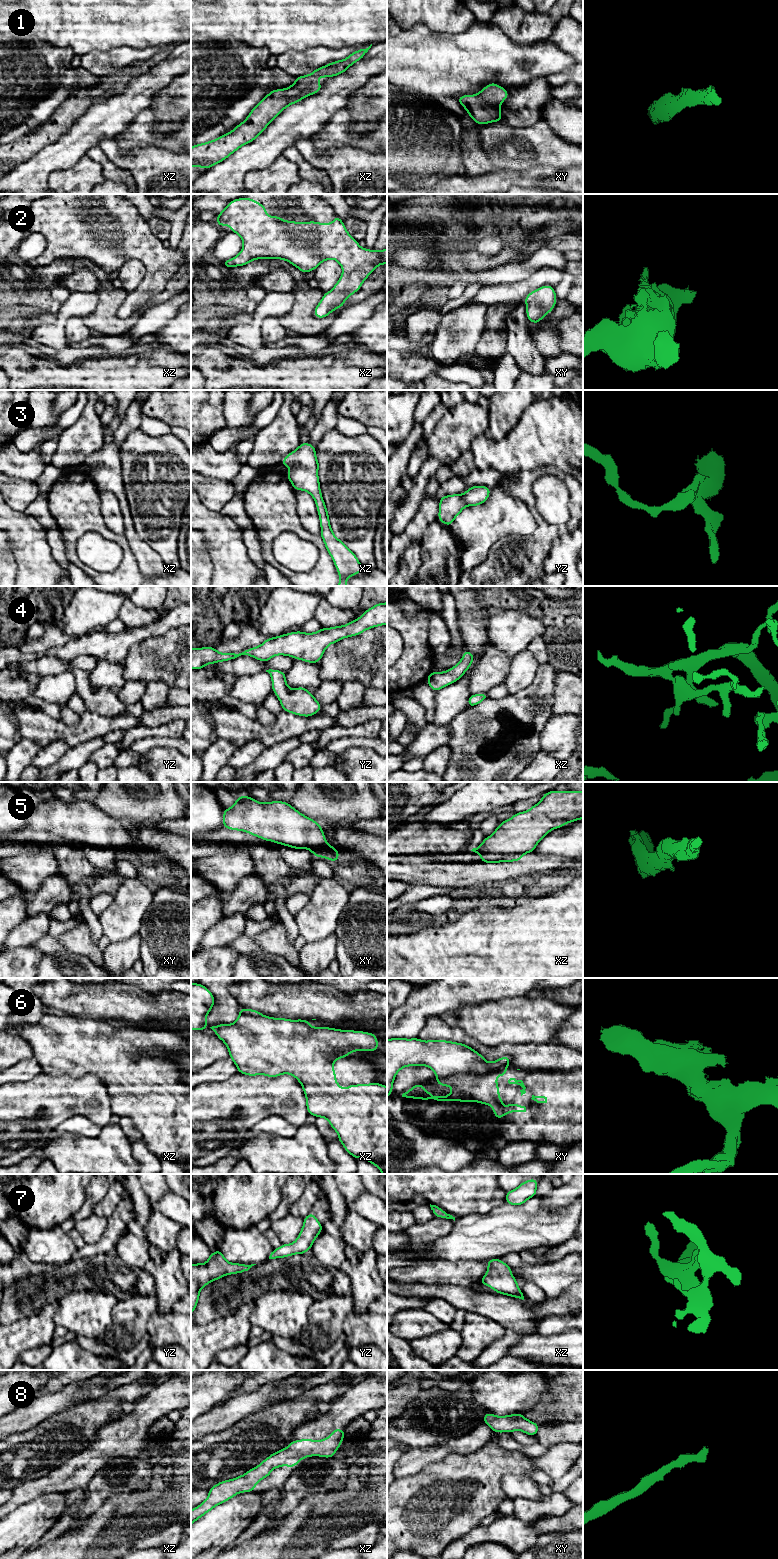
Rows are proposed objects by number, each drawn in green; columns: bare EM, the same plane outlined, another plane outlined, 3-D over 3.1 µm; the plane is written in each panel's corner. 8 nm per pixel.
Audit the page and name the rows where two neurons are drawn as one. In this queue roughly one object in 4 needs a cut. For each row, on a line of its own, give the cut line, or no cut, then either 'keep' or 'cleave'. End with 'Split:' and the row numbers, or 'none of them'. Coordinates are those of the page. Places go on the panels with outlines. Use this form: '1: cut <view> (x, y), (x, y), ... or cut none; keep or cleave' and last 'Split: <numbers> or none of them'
1: cut none; keep
2: cut none; keep
3: cut none; keep
4: cut none; keep
5: cut none; keep
6: cut xy (507, 1065), (483, 1074), (458, 1073), (442, 1080), (436, 1079); cleave
7: cut none; keep
8: cut none; keep
Split: 6

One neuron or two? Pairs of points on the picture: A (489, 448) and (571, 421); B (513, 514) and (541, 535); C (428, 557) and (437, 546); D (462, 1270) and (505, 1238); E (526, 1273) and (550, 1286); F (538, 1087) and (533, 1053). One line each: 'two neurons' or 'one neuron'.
A: one neuron
B: two neurons
C: one neuron
D: two neurons
E: one neuron
F: two neurons

